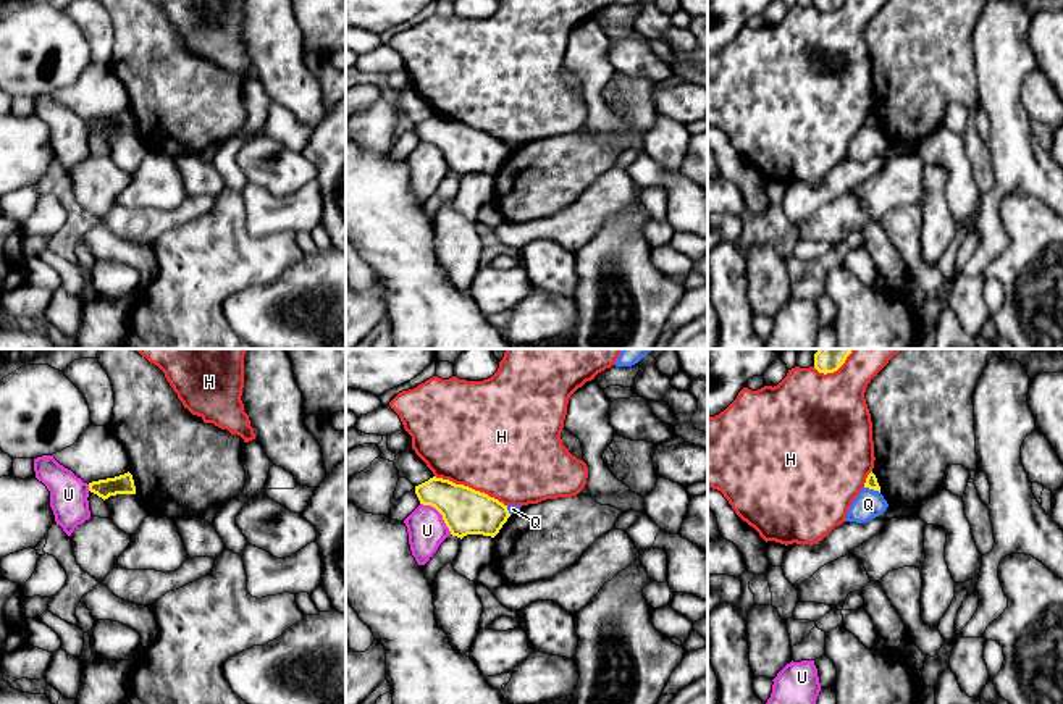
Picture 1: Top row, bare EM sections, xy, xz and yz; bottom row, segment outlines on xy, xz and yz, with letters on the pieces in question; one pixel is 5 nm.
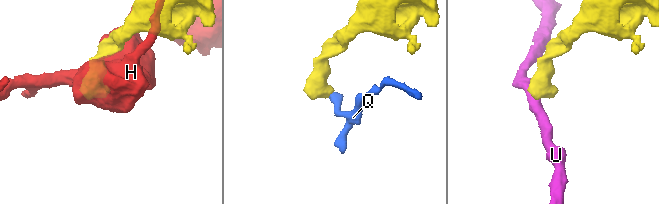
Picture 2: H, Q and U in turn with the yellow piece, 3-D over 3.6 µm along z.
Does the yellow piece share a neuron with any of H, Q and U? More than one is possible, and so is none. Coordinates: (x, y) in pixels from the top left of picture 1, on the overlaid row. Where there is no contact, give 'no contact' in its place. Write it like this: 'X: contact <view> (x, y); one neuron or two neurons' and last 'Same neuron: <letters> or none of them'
H: contact xz (470, 488); two neurons
Q: contact yz (873, 488); two neurons
U: contact xz (440, 512); two neurons
Same neuron: none of them

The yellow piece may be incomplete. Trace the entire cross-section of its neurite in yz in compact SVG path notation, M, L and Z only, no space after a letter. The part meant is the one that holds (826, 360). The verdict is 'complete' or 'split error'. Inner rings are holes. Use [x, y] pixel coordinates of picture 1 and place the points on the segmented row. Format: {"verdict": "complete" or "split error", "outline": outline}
{"verdict": "complete", "outline": "M817 349L814 354L814 368L819 373L834 373L837 371L851 354L853 349Z"}

